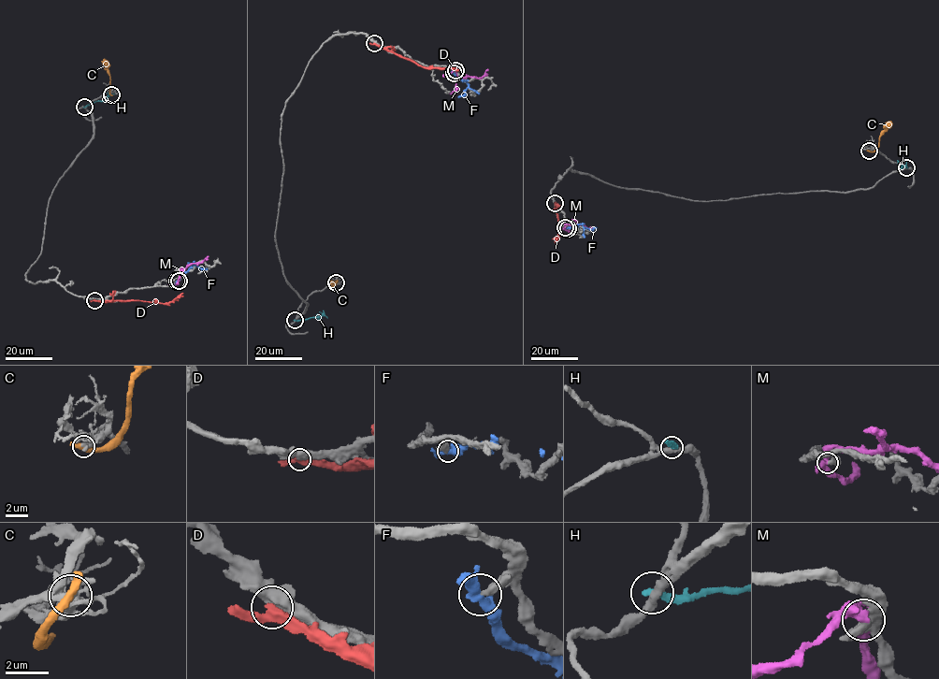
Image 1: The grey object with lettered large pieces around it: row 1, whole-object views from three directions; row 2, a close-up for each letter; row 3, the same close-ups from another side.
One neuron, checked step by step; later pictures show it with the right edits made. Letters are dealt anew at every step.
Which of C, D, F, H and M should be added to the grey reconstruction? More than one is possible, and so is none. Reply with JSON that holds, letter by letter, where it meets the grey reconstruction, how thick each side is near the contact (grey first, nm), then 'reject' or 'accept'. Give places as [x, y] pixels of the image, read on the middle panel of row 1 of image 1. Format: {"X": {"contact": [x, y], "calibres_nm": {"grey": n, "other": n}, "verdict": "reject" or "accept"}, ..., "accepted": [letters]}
{"C": {"contact": [336, 282], "calibres_nm": {"grey": 280, "other": 360}, "verdict": "reject"}, "D": {"contact": [374, 43], "calibres_nm": {"grey": 440, "other": 440}, "verdict": "reject"}, "F": {"contact": [454, 73], "calibres_nm": {"grey": 360, "other": 440}, "verdict": "reject"}, "H": {"contact": [295, 320], "calibres_nm": {"grey": 360, "other": 320}, "verdict": "reject"}, "M": {"contact": [455, 70], "calibres_nm": {"grey": 360, "other": 360}, "verdict": "reject"}, "accepted": []}

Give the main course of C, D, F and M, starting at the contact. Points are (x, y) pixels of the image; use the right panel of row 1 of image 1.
C: (870, 151), (877, 148), (881, 133), (891, 122)
D: (555, 202), (560, 231), (555, 239), (558, 238)
F: (568, 228), (580, 224), (596, 227)
M: (565, 227), (566, 224), (577, 223), (566, 219)

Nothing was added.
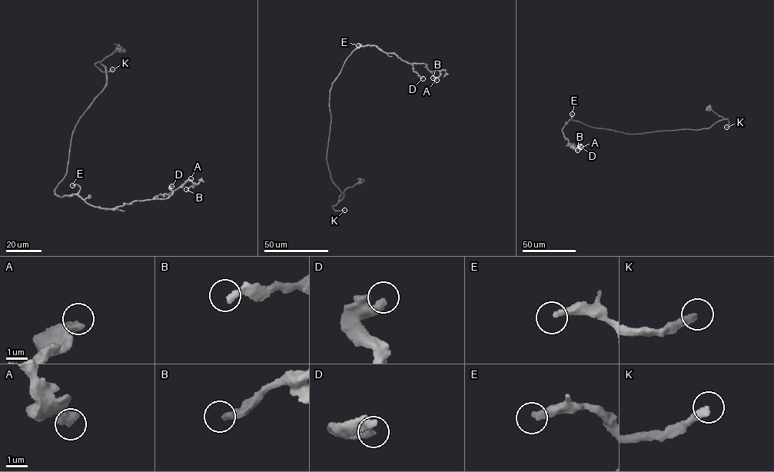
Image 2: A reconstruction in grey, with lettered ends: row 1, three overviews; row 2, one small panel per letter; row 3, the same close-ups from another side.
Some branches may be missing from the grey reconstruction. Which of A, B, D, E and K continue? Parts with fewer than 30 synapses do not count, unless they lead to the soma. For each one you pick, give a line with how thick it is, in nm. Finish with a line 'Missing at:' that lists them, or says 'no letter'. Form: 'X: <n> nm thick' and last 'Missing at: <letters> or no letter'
E: 320 nm thick
K: 360 nm thick
Missing at: E, K

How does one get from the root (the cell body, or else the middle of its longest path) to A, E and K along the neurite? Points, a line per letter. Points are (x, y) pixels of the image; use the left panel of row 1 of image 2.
A: (58, 185), (54, 191), (57, 196), (78, 194), (91, 205), (110, 209), (137, 200), (166, 199), (191, 178)
E: (58, 185), (54, 194), (61, 197), (78, 192), (80, 187), (72, 185)
K: (58, 185), (67, 171), (74, 127), (106, 82), (104, 66), (99, 62), (94, 64), (103, 71), (112, 69)

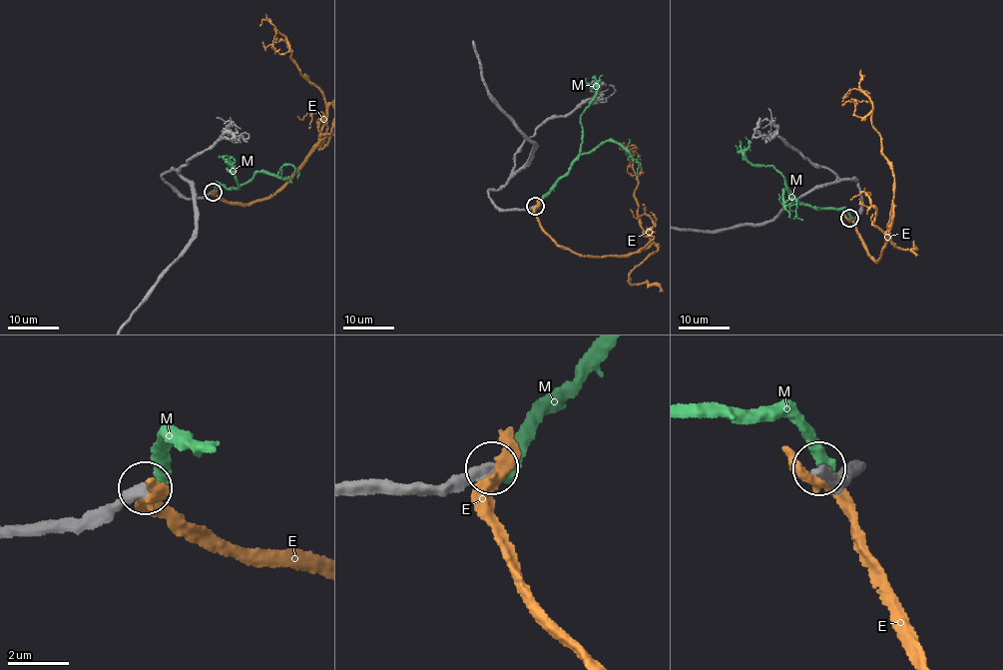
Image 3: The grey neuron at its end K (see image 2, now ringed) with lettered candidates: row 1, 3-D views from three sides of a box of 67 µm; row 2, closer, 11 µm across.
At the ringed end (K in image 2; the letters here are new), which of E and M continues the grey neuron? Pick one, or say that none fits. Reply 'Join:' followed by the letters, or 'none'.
Join: none

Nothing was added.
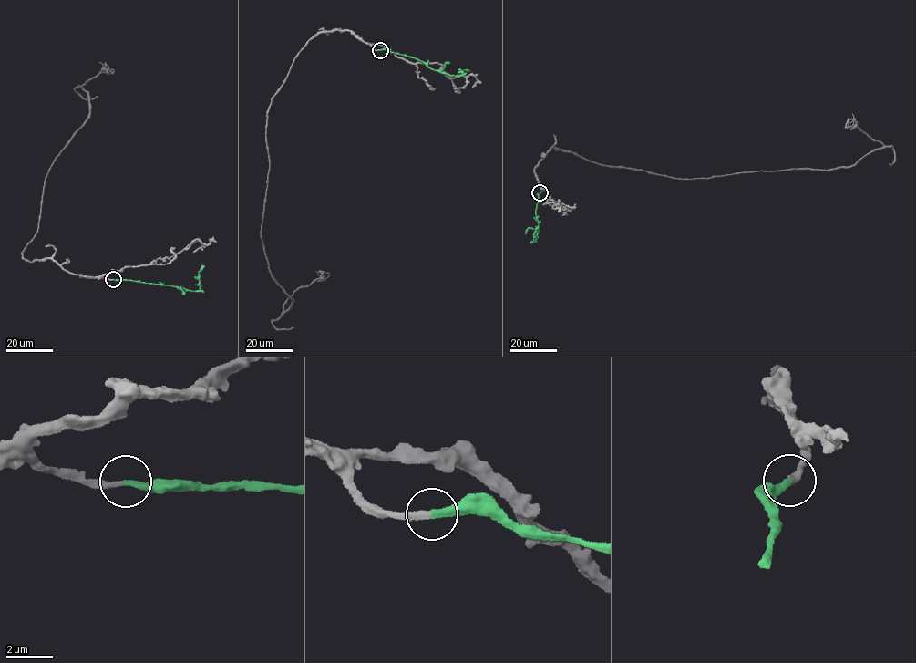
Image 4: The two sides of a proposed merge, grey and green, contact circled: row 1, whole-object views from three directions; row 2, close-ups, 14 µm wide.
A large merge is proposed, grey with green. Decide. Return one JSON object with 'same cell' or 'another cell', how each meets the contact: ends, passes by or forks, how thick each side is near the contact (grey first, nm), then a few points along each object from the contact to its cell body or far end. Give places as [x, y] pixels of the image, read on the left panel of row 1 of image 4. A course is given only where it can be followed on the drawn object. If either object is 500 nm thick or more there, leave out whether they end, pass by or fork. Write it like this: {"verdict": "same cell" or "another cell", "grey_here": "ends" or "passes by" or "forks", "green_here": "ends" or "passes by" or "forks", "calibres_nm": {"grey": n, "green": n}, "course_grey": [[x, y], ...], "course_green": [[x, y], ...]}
{"verdict": "same cell", "grey_here": "ends", "green_here": "ends", "calibres_nm": {"grey": 240, "green": 260}, "course_grey": [[113, 279], [22, 253], [38, 228], [48, 170], [89, 113], [80, 86], [110, 70]], "course_green": [[113, 279], [199, 291], [199, 272], [204, 265]]}

